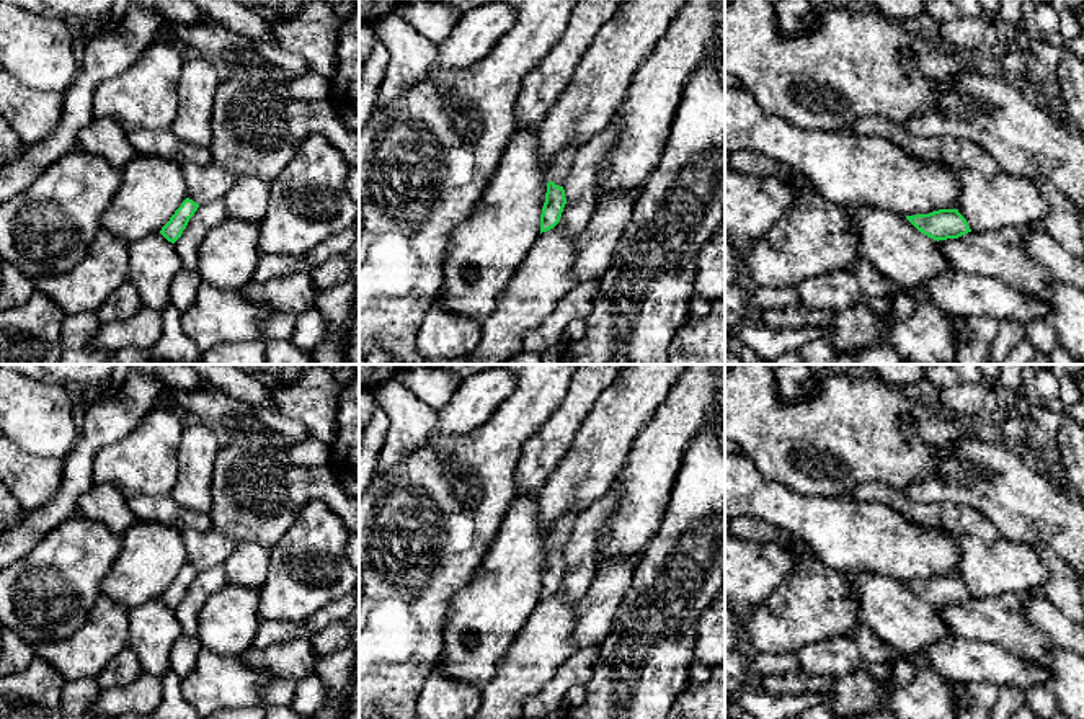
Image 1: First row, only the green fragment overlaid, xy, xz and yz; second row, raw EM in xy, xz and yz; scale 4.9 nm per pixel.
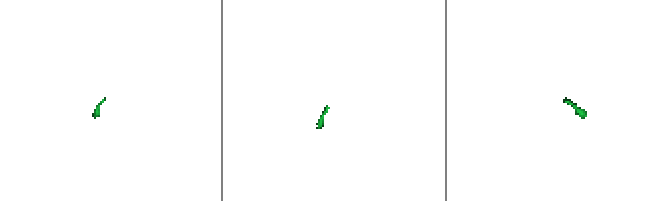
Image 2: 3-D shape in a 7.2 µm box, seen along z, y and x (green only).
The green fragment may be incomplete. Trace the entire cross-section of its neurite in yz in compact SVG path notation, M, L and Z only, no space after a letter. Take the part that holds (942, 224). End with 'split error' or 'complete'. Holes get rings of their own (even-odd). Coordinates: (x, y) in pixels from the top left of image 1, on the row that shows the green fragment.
M939 209L929 214L906 216L906 219L924 235L934 240L958 239L971 232L966 219L958 209Z; complete

